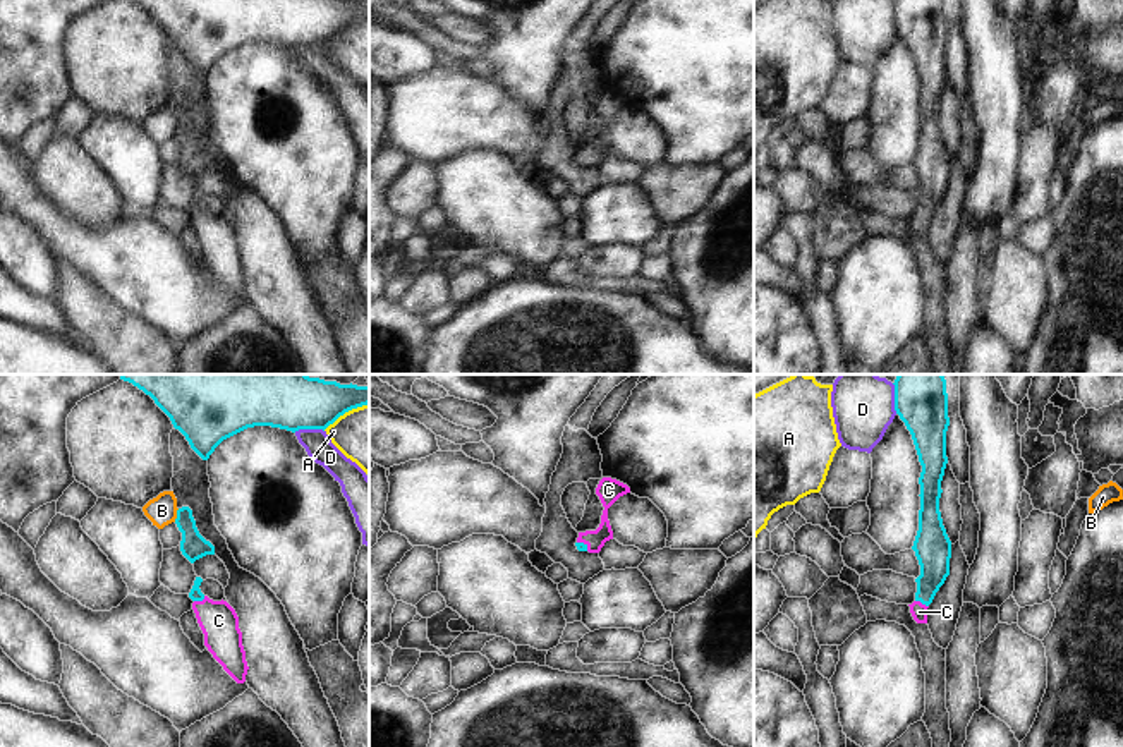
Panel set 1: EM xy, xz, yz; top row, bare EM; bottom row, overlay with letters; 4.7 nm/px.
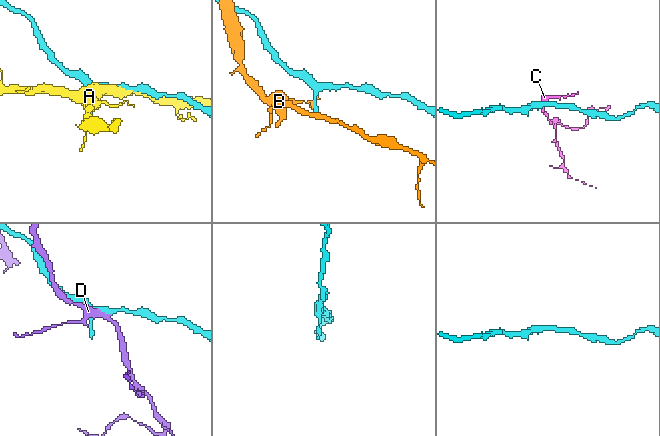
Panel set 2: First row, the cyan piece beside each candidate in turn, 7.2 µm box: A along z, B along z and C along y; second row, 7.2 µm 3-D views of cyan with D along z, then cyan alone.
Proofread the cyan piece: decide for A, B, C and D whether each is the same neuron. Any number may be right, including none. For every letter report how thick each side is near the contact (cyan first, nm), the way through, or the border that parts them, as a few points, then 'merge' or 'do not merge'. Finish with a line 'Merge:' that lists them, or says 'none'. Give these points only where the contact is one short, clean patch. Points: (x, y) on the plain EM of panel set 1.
A: 220 nm thick on the cyan side, 280 nm on the other; do not merge
B: 120 nm thick on the cyan side, 140 nm on the other; border along xy (179, 124), (174, 136); do not merge
C: 160 nm thick on the cyan side, 80 nm on the other; runs through yz (933, 167), (933, 191), (922, 218), (919, 227); merge
D: 220 nm thick on the cyan side, 120 nm on the other; do not merge
Merge: C

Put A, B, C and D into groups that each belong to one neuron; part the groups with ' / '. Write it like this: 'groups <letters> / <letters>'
groups A / B / C / D

